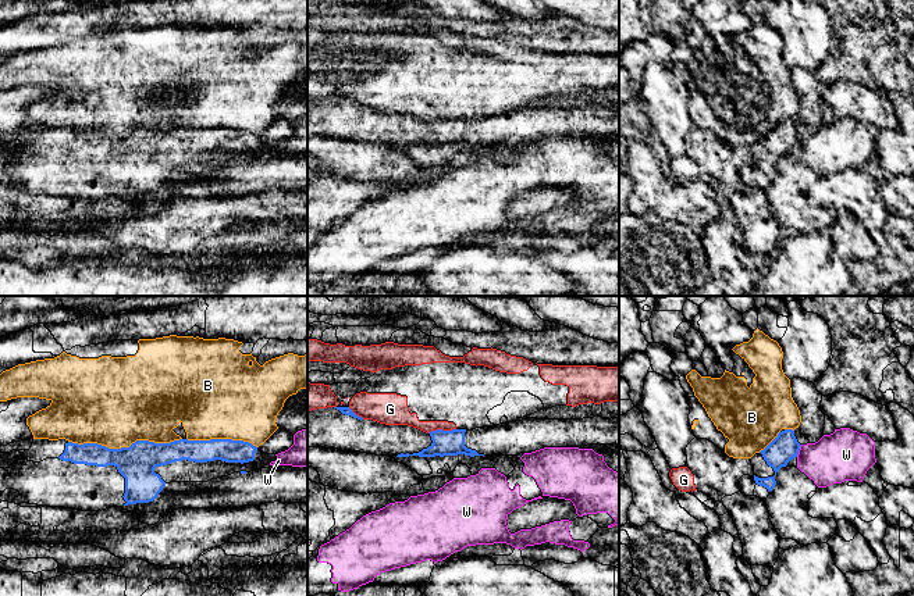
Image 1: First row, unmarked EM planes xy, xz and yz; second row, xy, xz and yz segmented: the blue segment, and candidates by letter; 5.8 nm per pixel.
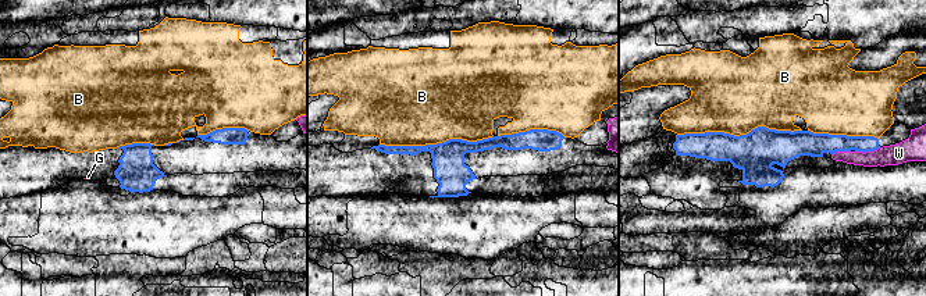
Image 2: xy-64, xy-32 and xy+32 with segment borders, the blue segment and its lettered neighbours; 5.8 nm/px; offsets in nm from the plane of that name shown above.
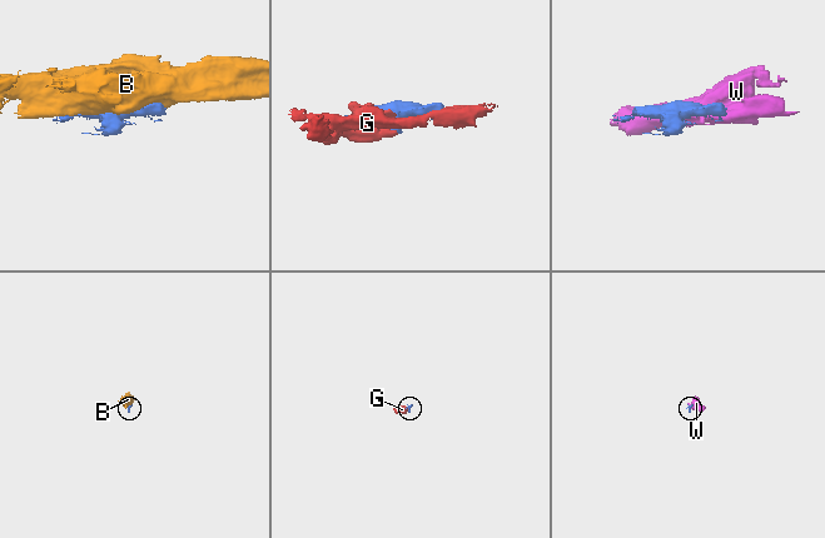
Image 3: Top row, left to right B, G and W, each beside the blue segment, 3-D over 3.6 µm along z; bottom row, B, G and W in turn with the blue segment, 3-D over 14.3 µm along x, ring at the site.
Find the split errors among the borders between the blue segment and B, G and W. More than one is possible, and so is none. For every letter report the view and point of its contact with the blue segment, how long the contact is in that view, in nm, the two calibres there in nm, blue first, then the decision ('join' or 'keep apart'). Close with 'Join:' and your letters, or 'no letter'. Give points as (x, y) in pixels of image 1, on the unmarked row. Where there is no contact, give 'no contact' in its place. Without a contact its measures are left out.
B: meets blue in xy at (124, 136); contact 650 nm long; 220 nm thick on the blue side, 480 nm on the other; keep apart
G: meets blue in xz at (441, 118); contact 170 nm long; 140 nm thick on the blue side, 110 nm on the other; keep apart
W: meets blue in yz at (799, 138); contact 80 nm long; 160 nm thick on the blue side, 280 nm on the other; keep apart
Join: no letter

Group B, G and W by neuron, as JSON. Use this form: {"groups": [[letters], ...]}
{"groups": [["B"], ["G"], ["W"]]}

